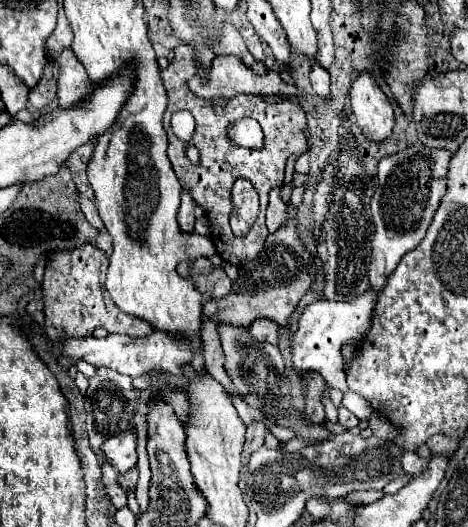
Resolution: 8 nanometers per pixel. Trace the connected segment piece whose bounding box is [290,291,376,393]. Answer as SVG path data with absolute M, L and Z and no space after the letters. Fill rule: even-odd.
M366 291L360 299L352 303L332 303L328 299L320 299L310 303L298 319L298 329L290 337L290 351L292 351L292 367L296 373L314 371L322 375L328 387L336 387L342 393L348 391L346 385L346 369L340 355L340 347L346 339L364 339L368 327L372 323L372 311L376 305L374 291Z

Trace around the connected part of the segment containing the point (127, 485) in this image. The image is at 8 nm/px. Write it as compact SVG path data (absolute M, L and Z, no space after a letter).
M136 467L118 477L118 483L120 483L120 487L122 487L126 493L136 487L136 481L138 481L138 469L136 469Z

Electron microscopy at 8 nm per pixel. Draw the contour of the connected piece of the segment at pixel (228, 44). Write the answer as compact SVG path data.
M226 23L226 25L222 27L220 39L214 43L214 53L216 53L216 55L238 55L244 63L248 63L248 67L252 67L252 71L256 71L256 73L260 73L260 75L264 75L264 73L268 71L268 69L264 67L264 63L256 61L256 59L248 53L242 35L240 35L240 33L236 31L236 27L232 27L230 23Z

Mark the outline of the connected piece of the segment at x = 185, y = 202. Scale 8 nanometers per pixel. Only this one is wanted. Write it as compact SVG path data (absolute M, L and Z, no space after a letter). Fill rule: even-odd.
M184 191L180 213L178 213L178 223L180 223L182 233L194 233L194 207L196 207L194 199Z

